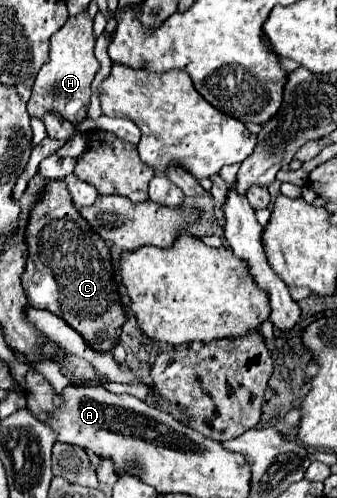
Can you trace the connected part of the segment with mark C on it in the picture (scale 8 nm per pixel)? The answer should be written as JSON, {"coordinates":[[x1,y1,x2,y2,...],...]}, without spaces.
{"coordinates":[[47,181,47,193,31,207,25,245,27,265,21,281,29,305,65,319,93,349,111,351,117,343,117,329,125,321,113,281,111,255,99,235,93,239,93,229,73,207,65,181]]}

